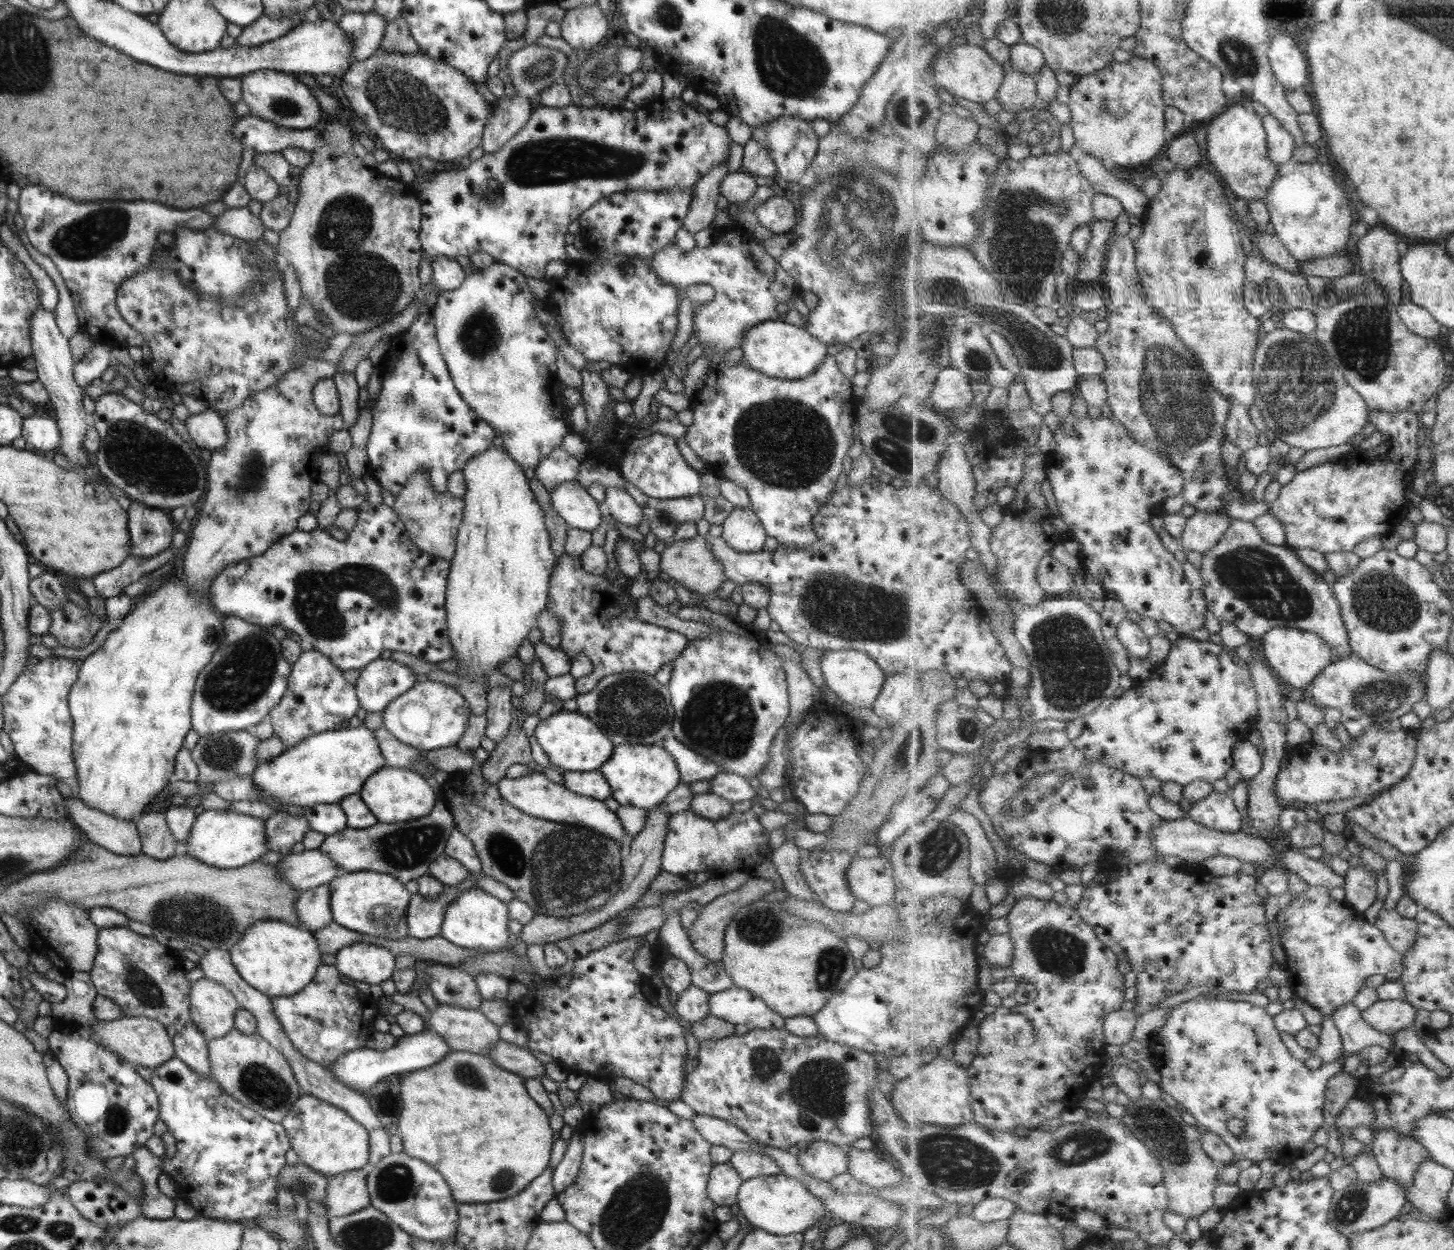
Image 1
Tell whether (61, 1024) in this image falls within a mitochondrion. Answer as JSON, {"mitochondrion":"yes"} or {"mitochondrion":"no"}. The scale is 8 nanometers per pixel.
{"mitochondrion":"no"}

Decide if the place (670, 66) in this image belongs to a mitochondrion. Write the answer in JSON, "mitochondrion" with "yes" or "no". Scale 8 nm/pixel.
{"mitochondrion":"no"}

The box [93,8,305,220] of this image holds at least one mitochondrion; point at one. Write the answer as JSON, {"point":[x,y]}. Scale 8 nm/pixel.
{"point":[283,108]}

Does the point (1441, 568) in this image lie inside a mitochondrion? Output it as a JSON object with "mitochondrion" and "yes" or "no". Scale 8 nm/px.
{"mitochondrion":"no"}

